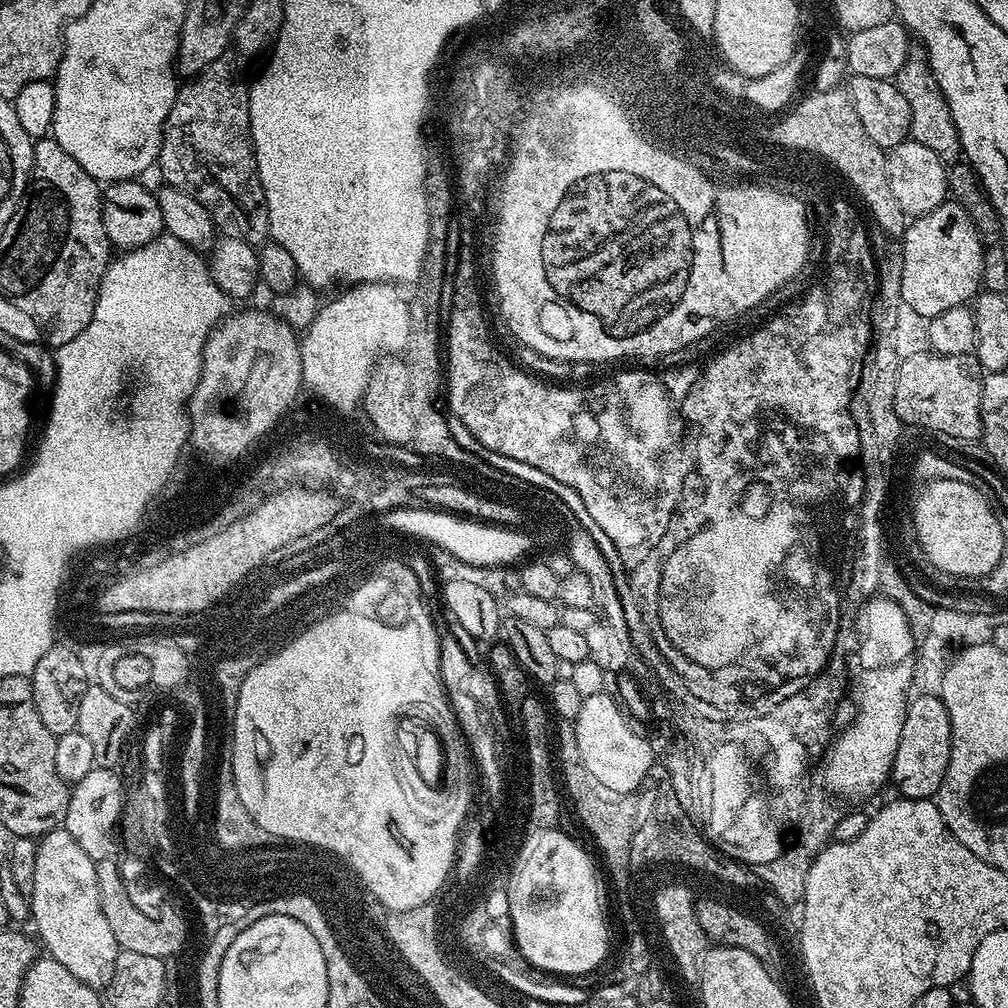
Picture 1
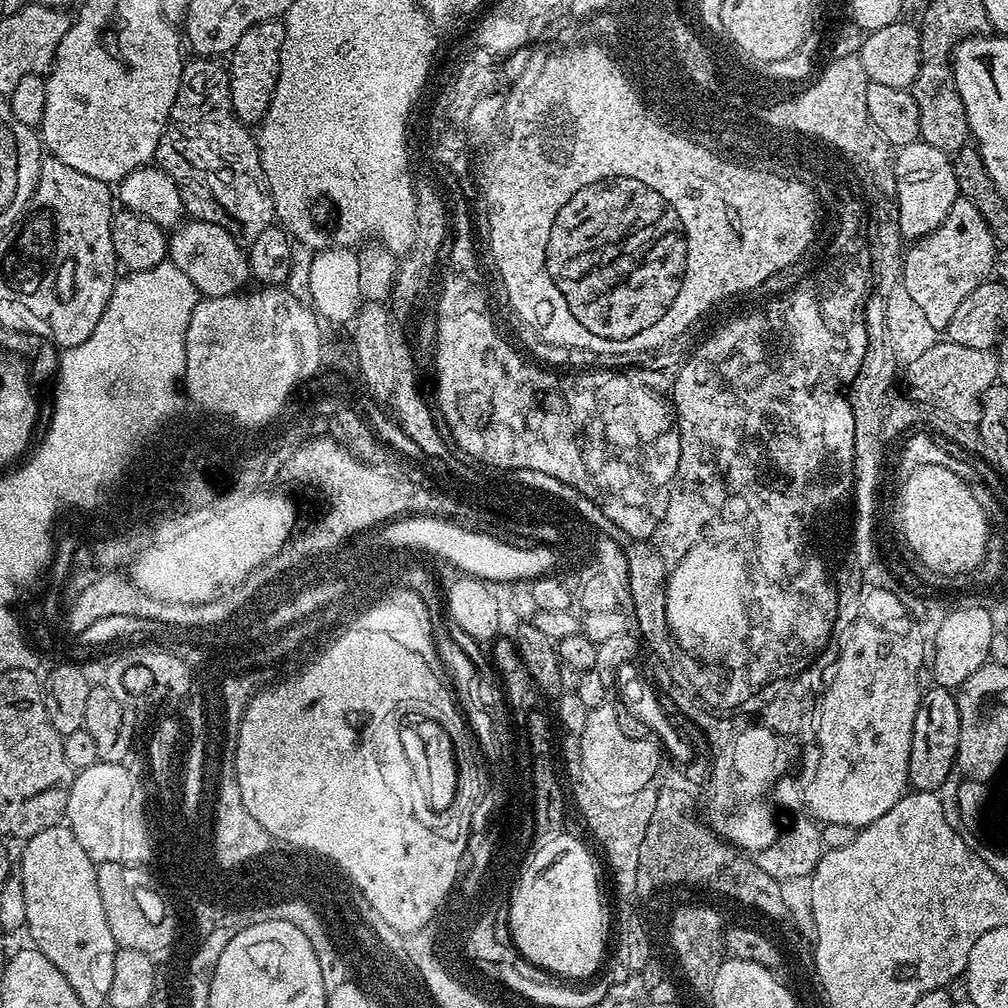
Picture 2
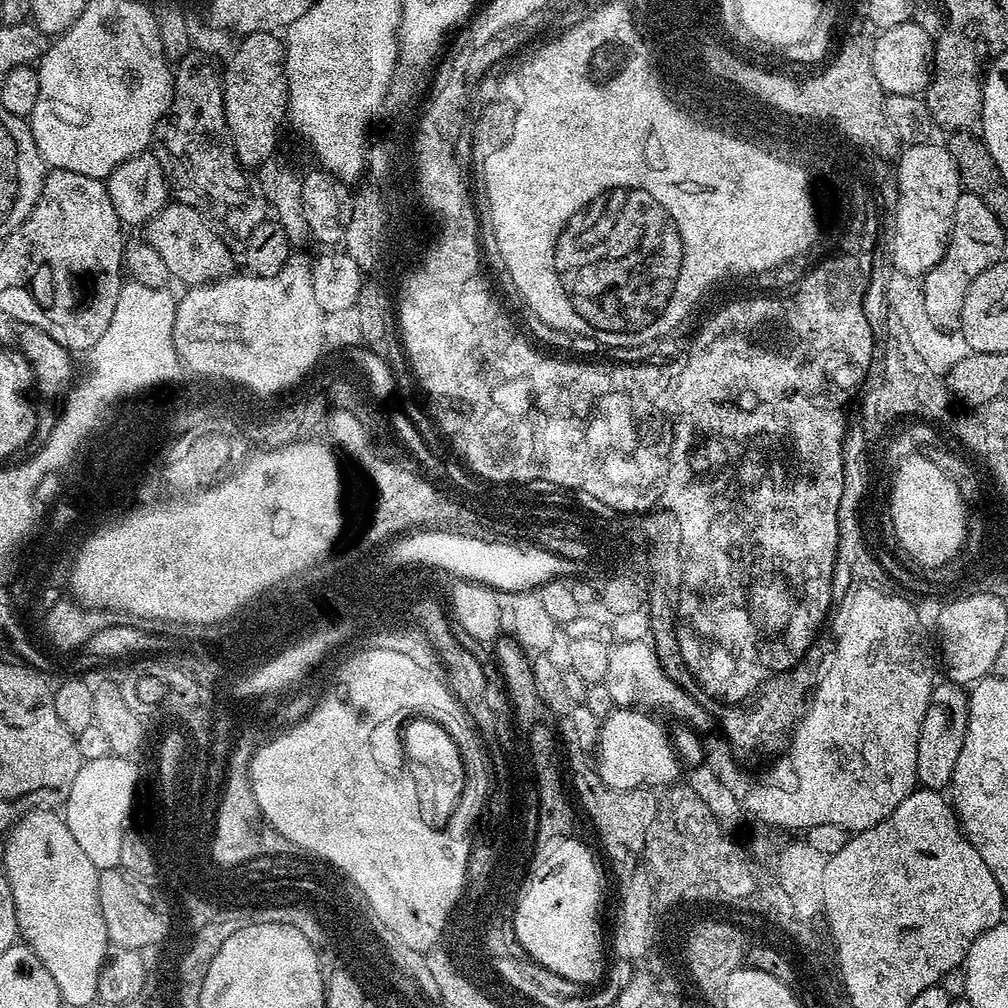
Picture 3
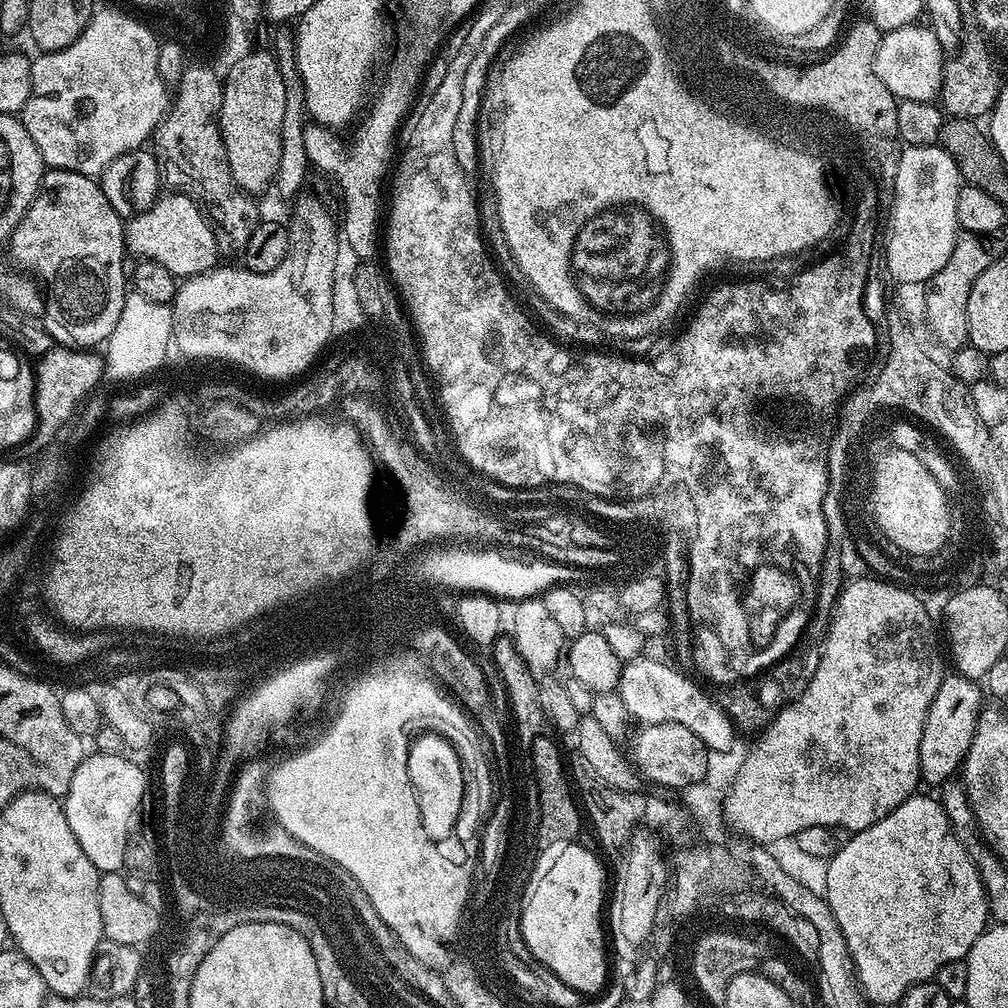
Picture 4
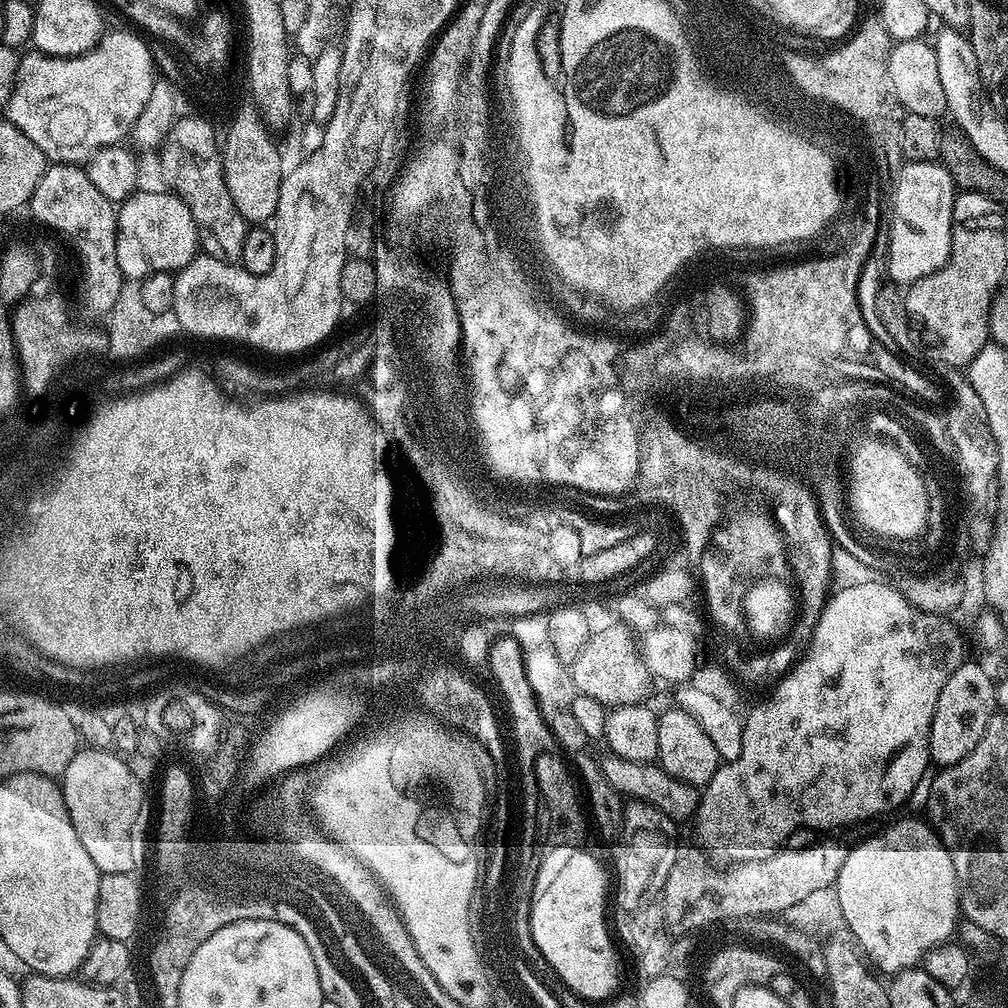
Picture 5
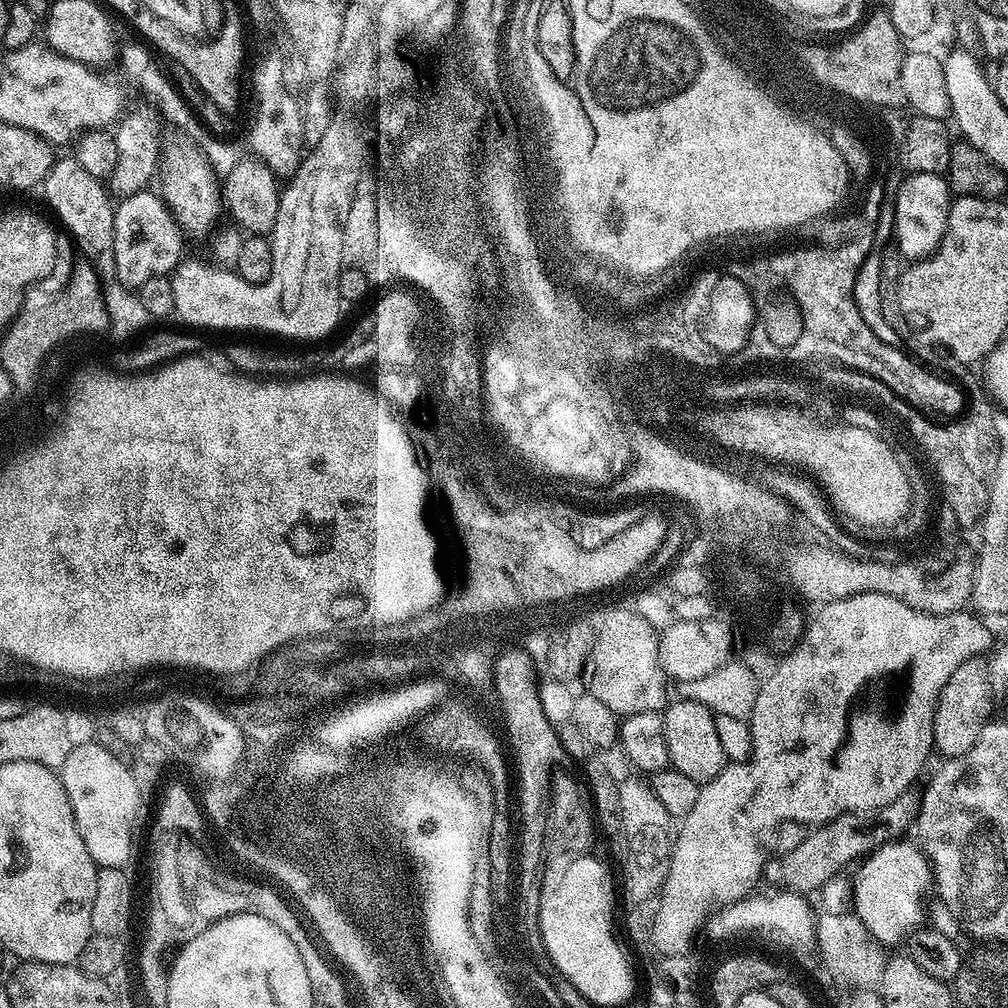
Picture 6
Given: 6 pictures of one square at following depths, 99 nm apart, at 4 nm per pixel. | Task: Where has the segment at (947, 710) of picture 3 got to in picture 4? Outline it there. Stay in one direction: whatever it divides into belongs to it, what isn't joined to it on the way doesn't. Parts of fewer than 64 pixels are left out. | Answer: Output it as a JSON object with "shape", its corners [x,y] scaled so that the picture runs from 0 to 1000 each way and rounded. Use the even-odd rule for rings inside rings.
{"shape":[[[951,669],[938,670],[931,681],[931,688],[927,688],[927,696],[923,696],[919,720],[915,724],[913,773],[918,779],[936,780],[947,771],[944,770],[947,766],[949,769],[953,765],[972,715],[975,694],[978,694],[977,688],[967,674]]]}

